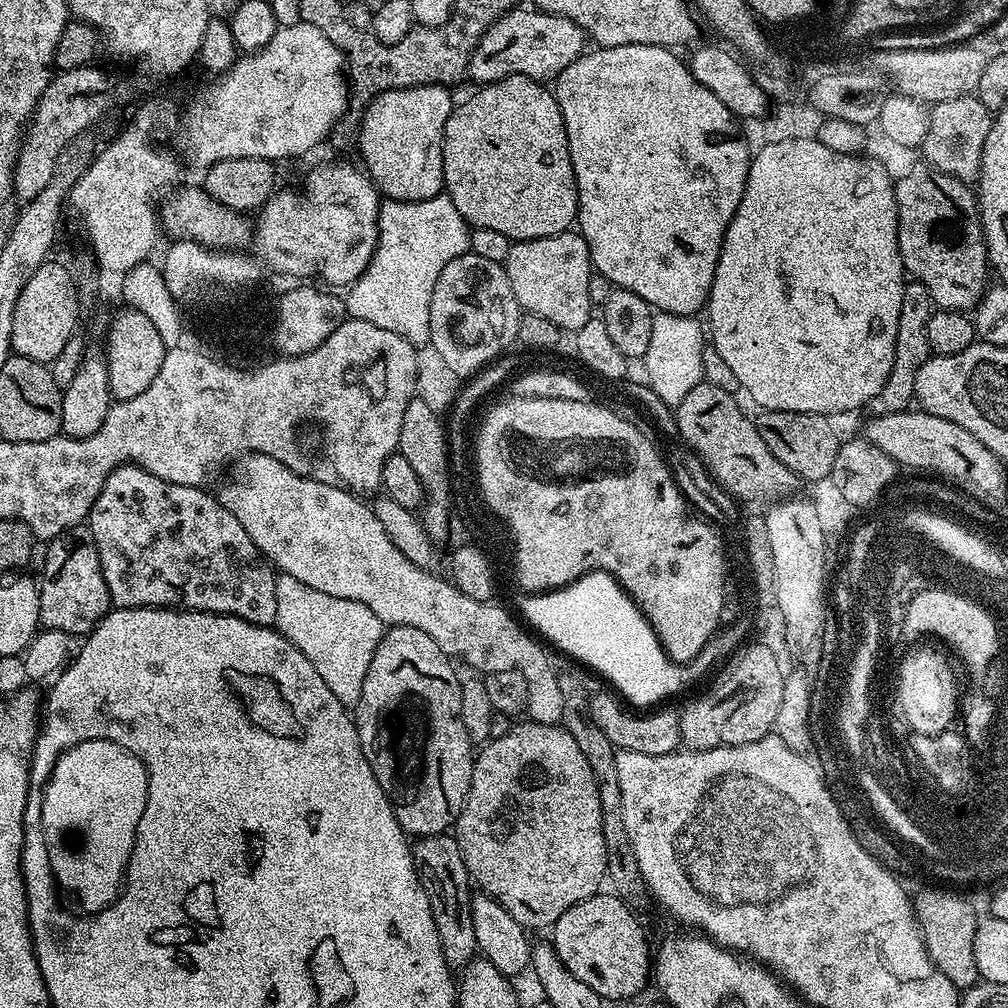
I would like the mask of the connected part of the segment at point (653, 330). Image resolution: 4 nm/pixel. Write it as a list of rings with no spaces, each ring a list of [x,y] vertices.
[[[656,312],[650,326],[650,346],[642,358],[644,376],[655,385],[661,405],[675,406],[704,380],[702,350],[706,346],[706,328],[696,316],[675,316],[669,312]]]

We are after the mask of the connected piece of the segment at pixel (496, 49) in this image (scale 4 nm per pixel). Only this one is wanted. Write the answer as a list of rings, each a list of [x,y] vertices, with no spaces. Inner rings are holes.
[[[517,6],[505,16],[499,16],[495,22],[482,34],[478,46],[472,51],[472,57],[468,63],[467,79],[477,80],[477,85],[492,84],[495,80],[505,80],[507,76],[525,76],[531,80],[541,82],[555,81],[556,77],[570,66],[585,51],[586,37],[584,32],[574,22],[561,16],[554,16],[549,12],[533,10],[531,7]]]

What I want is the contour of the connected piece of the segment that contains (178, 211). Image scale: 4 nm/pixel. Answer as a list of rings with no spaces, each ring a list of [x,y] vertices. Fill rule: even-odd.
[[[177,187],[158,208],[161,229],[167,235],[169,232],[173,241],[193,240],[194,243],[201,244],[203,248],[217,250],[247,249],[249,220],[247,215],[231,212],[226,206],[222,206],[214,198],[210,198],[210,194],[204,191],[203,187],[184,187]]]

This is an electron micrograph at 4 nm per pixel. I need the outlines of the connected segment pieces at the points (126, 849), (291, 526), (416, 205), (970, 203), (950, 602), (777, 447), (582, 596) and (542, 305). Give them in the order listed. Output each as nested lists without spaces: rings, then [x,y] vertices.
[[[91,740],[66,749],[58,758],[44,791],[38,796],[40,833],[46,838],[46,854],[50,854],[50,866],[55,870],[56,876],[60,876],[60,880],[64,880],[64,884],[68,884],[68,888],[72,888],[72,892],[80,895],[80,899],[83,900],[84,904],[87,904],[88,908],[98,908],[101,904],[105,904],[105,901],[112,900],[112,893],[115,892],[122,879],[122,872],[128,868],[130,854],[134,850],[134,838],[138,834],[138,822],[142,822],[142,810],[146,810],[147,805],[148,771],[138,757],[130,754],[130,750],[126,750],[109,740]]]
[[[257,452],[243,457],[235,468],[236,480],[230,481],[218,492],[218,499],[226,510],[230,510],[230,514],[234,514],[234,518],[238,518],[238,522],[242,522],[242,530],[250,534],[260,555],[283,575],[298,578],[298,582],[310,586],[310,590],[322,590],[322,594],[330,594],[330,598],[350,598],[350,602],[362,602],[370,606],[370,610],[374,610],[386,626],[401,624],[414,626],[414,630],[426,630],[426,634],[430,634],[430,638],[434,638],[434,642],[438,642],[448,656],[457,661],[465,660],[470,667],[480,671],[477,673],[518,670],[528,683],[527,715],[540,724],[561,723],[562,695],[557,669],[552,669],[547,654],[540,649],[541,641],[531,631],[528,633],[520,629],[521,621],[515,615],[512,617],[496,602],[466,598],[466,594],[462,594],[451,579],[444,577],[443,580],[440,576],[432,576],[436,574],[427,568],[414,566],[414,562],[410,562],[410,558],[406,558],[406,554],[390,542],[390,534],[382,530],[382,522],[378,522],[367,503],[364,505],[360,501],[363,499],[359,495],[326,482],[314,482],[290,470],[278,462],[278,458]]]
[[[441,194],[434,198],[426,198],[418,202],[385,199],[381,203],[380,213],[378,214],[378,246],[374,250],[374,258],[370,262],[370,266],[366,266],[364,273],[350,285],[346,295],[343,297],[347,315],[353,320],[370,322],[370,326],[382,326],[382,330],[390,330],[394,334],[406,338],[406,342],[410,342],[413,346],[421,346],[420,344],[427,345],[430,341],[430,298],[434,298],[434,282],[438,282],[438,274],[442,274],[446,262],[450,262],[454,258],[461,256],[463,252],[469,251],[469,235],[469,224],[462,218],[462,214],[458,214],[458,206],[454,206],[454,202],[447,194]]]
[[[924,162],[910,169],[901,180],[897,179],[894,187],[898,210],[898,246],[905,273],[915,283],[926,286],[937,309],[950,312],[975,309],[986,287],[984,279],[990,276],[988,251],[984,246],[984,232],[980,229],[980,211],[976,206],[975,191],[958,178]]]
[[[923,592],[920,600],[912,603],[912,612],[908,612],[906,622],[912,632],[932,632],[935,636],[941,636],[952,640],[954,646],[951,651],[960,655],[959,663],[969,673],[978,672],[984,674],[996,656],[997,639],[992,637],[991,618],[984,616],[980,606],[972,608],[964,600],[958,599],[958,594],[946,594],[944,592]]]
[[[769,412],[759,413],[757,428],[762,434],[762,442],[766,442],[766,450],[782,462],[801,481],[827,481],[832,474],[834,458],[842,443],[832,429],[832,420],[827,416],[819,416],[817,412]]]
[[[587,572],[582,579],[567,584],[565,588],[521,597],[519,615],[525,621],[528,619],[545,641],[548,639],[566,655],[601,672],[629,705],[659,705],[664,702],[659,700],[666,699],[672,688],[681,687],[678,664],[664,653],[652,623],[620,587],[615,576],[606,572]]]
[[[579,231],[559,232],[537,240],[517,240],[503,262],[510,278],[510,290],[525,313],[546,318],[565,333],[575,333],[587,320],[593,319],[589,281],[592,272],[590,250]]]

